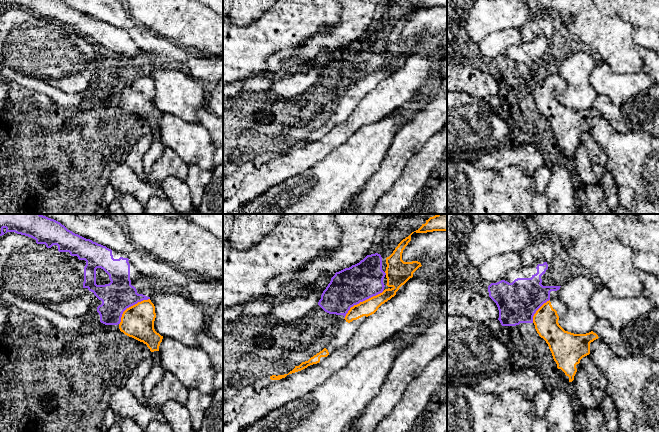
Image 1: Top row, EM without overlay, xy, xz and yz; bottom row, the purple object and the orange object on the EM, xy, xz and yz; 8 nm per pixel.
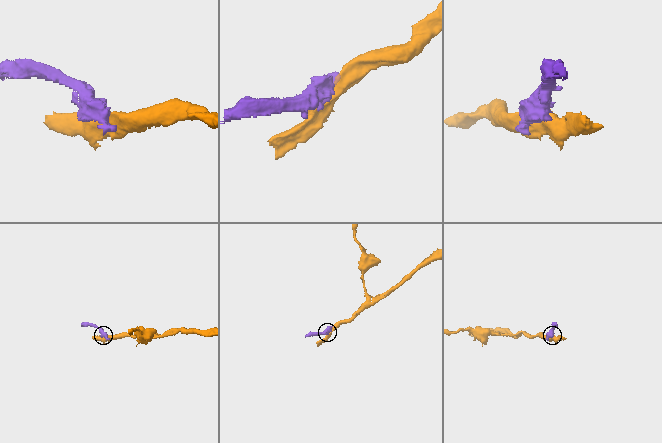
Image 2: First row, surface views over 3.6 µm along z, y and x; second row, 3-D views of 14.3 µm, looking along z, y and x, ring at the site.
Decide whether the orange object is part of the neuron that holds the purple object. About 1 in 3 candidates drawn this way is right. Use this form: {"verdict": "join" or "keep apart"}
{"verdict": "keep apart"}

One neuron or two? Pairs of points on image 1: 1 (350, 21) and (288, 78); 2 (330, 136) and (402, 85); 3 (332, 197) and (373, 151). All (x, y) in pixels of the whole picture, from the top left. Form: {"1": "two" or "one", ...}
{"1": "one", "2": "one", "3": "one"}

